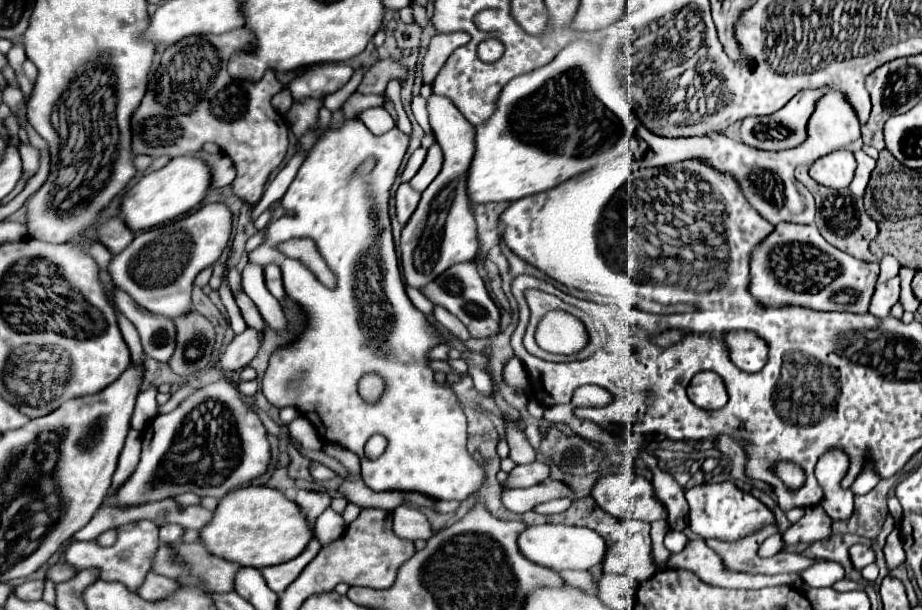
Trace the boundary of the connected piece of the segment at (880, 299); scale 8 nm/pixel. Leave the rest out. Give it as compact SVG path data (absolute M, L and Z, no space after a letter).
M892 278L884 284L876 286L874 298L870 302L870 314L878 316L878 318L886 318L890 314L890 308L898 302L900 298L900 278Z

